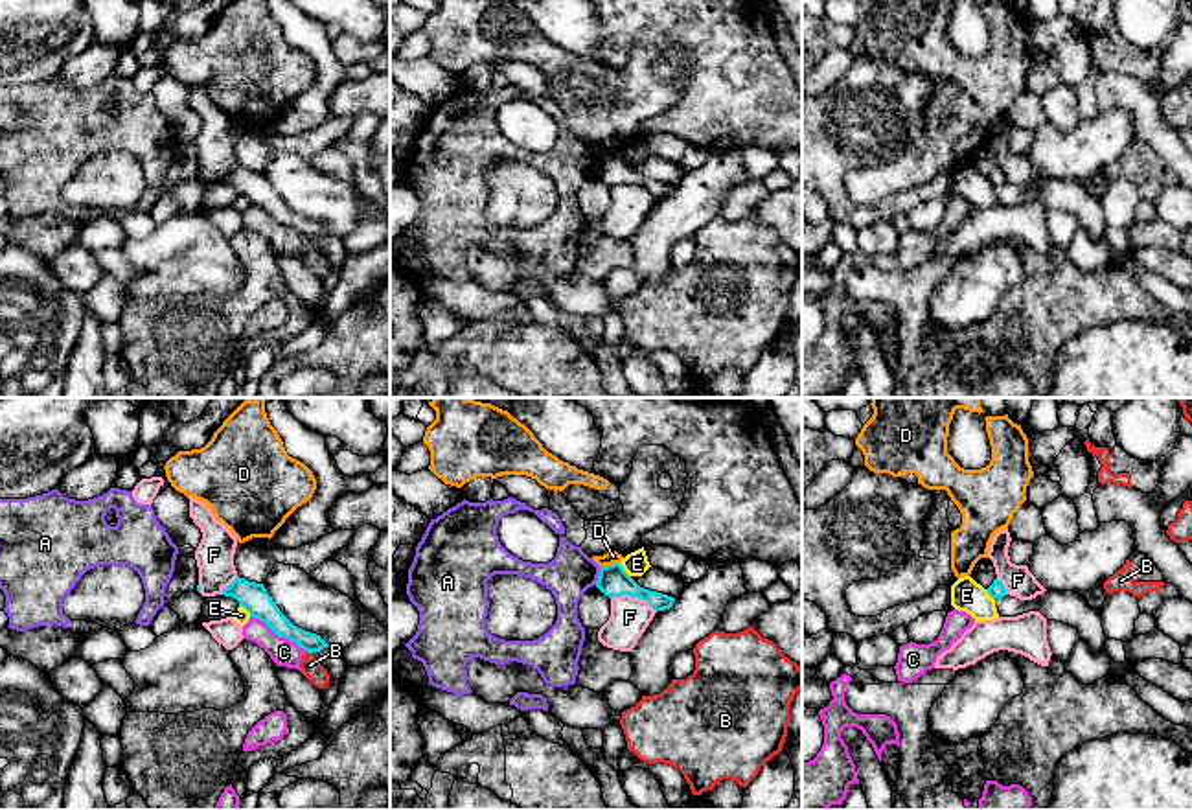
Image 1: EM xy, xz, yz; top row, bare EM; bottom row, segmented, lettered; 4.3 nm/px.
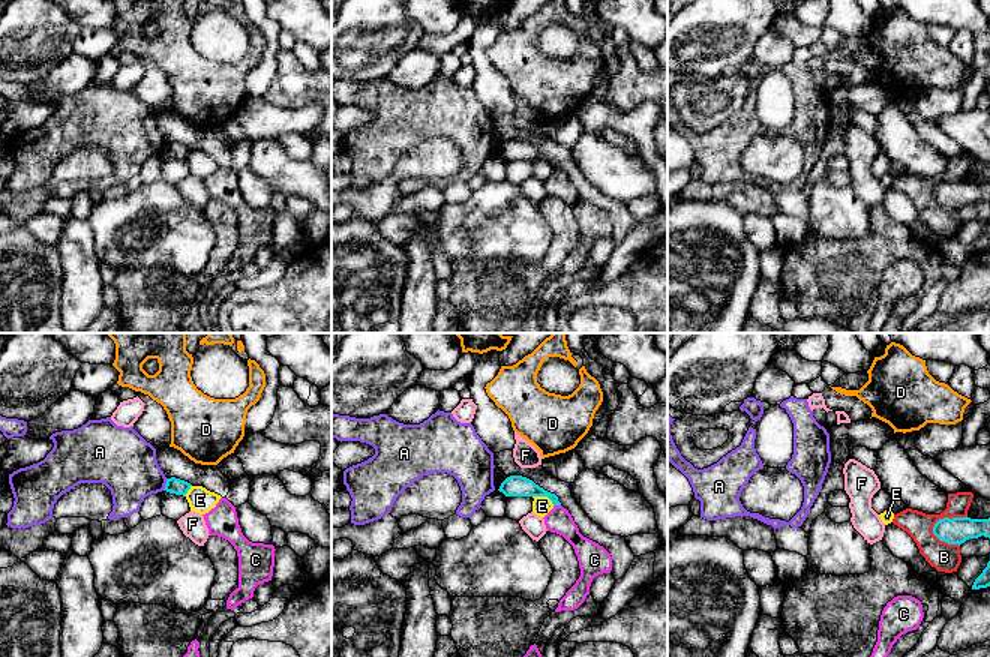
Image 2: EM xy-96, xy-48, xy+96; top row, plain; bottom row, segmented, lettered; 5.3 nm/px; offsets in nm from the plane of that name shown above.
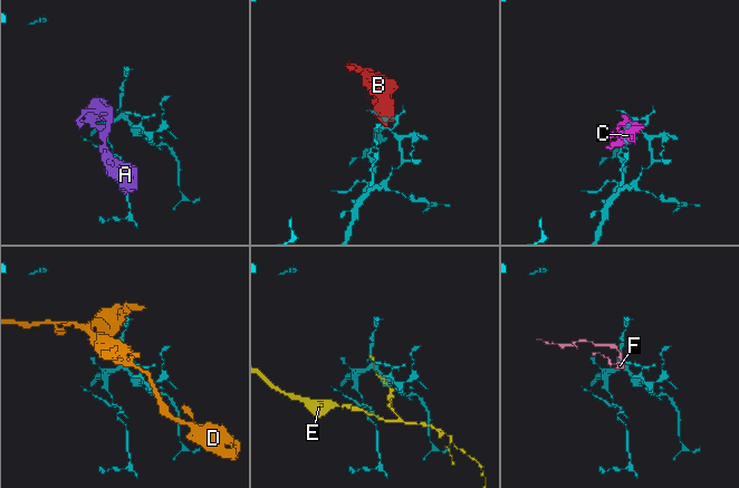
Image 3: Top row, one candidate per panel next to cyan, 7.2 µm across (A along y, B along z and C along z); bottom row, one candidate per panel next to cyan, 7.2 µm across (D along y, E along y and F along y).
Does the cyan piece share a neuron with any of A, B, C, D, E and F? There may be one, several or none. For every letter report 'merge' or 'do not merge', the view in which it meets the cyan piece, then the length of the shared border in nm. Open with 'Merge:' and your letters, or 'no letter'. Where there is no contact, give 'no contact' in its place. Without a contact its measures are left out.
Merge: no letter
A: do not merge; contact in xz; length 90 nm
B: do not merge; contact in xy; length 40 nm
C: do not merge; contact in xy; length 300 nm
D: do not merge; contact in xz; length 80 nm
E: do not merge; contact in xy; length 80 nm
F: do not merge; contact in xz; length 220 nm

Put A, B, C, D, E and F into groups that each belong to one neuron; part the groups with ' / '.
A / B C / D / E / F

